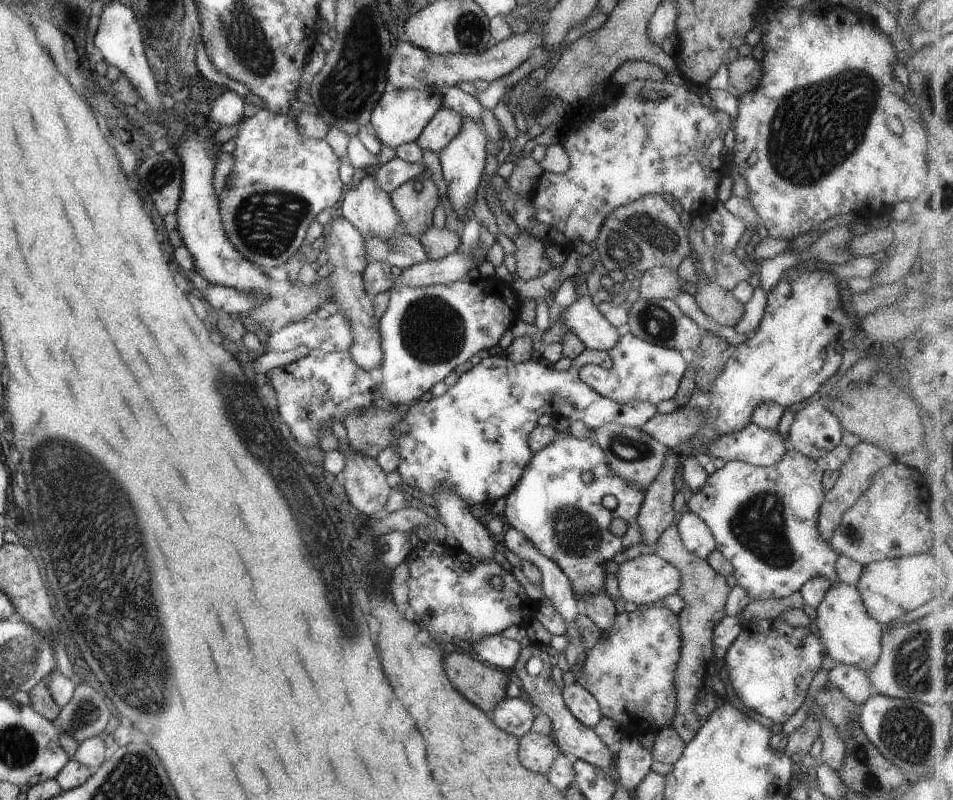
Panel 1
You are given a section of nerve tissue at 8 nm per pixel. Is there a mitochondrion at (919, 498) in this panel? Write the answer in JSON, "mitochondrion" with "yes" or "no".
{"mitochondrion":"no"}

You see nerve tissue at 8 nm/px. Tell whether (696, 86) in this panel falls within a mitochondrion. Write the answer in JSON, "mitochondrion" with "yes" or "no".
{"mitochondrion":"no"}

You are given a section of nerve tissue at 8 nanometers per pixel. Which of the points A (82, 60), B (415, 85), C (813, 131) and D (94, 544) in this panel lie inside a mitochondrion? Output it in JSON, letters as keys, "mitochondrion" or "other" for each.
{"A":"other","B":"other","C":"mitochondrion","D":"mitochondrion"}

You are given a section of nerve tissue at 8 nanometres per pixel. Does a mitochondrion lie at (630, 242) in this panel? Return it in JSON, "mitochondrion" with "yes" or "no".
{"mitochondrion":"yes"}

